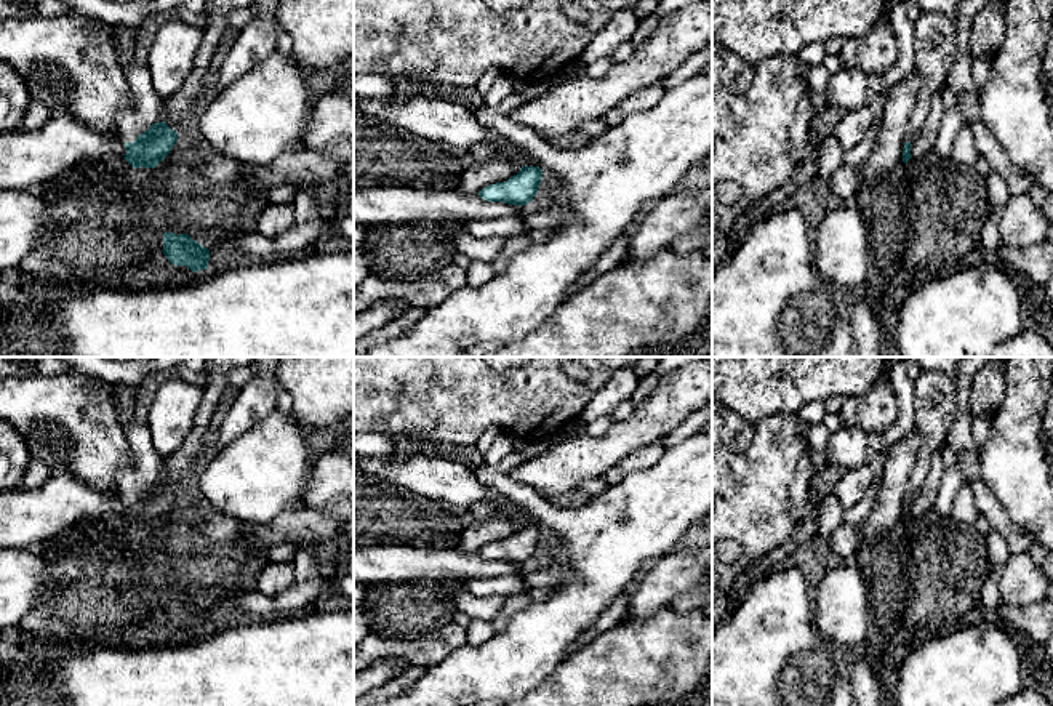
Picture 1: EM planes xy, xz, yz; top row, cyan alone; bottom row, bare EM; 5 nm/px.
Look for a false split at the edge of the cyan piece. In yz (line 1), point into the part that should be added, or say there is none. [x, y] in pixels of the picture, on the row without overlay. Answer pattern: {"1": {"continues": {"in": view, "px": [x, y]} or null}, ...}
{"1": {"continues": {"in": "yz", "px": [935, 397]}}}

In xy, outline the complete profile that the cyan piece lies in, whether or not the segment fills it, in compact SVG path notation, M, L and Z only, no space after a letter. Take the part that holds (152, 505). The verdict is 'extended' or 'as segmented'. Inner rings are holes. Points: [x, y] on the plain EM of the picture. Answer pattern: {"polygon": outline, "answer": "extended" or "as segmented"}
{"polygon": "M133 416L125 429L130 466L117 474L117 487L125 501L125 519L133 527L155 527L178 499L178 491L163 480L163 458L152 445L146 419Z", "answer": "extended"}

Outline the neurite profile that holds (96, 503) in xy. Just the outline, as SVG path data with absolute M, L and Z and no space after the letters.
M51 472L38 488L0 490L0 549L38 549L82 517L123 517L125 512L118 487L99 491L83 479Z

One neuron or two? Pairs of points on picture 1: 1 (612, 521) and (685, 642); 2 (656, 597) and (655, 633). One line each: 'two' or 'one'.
1: two
2: two

